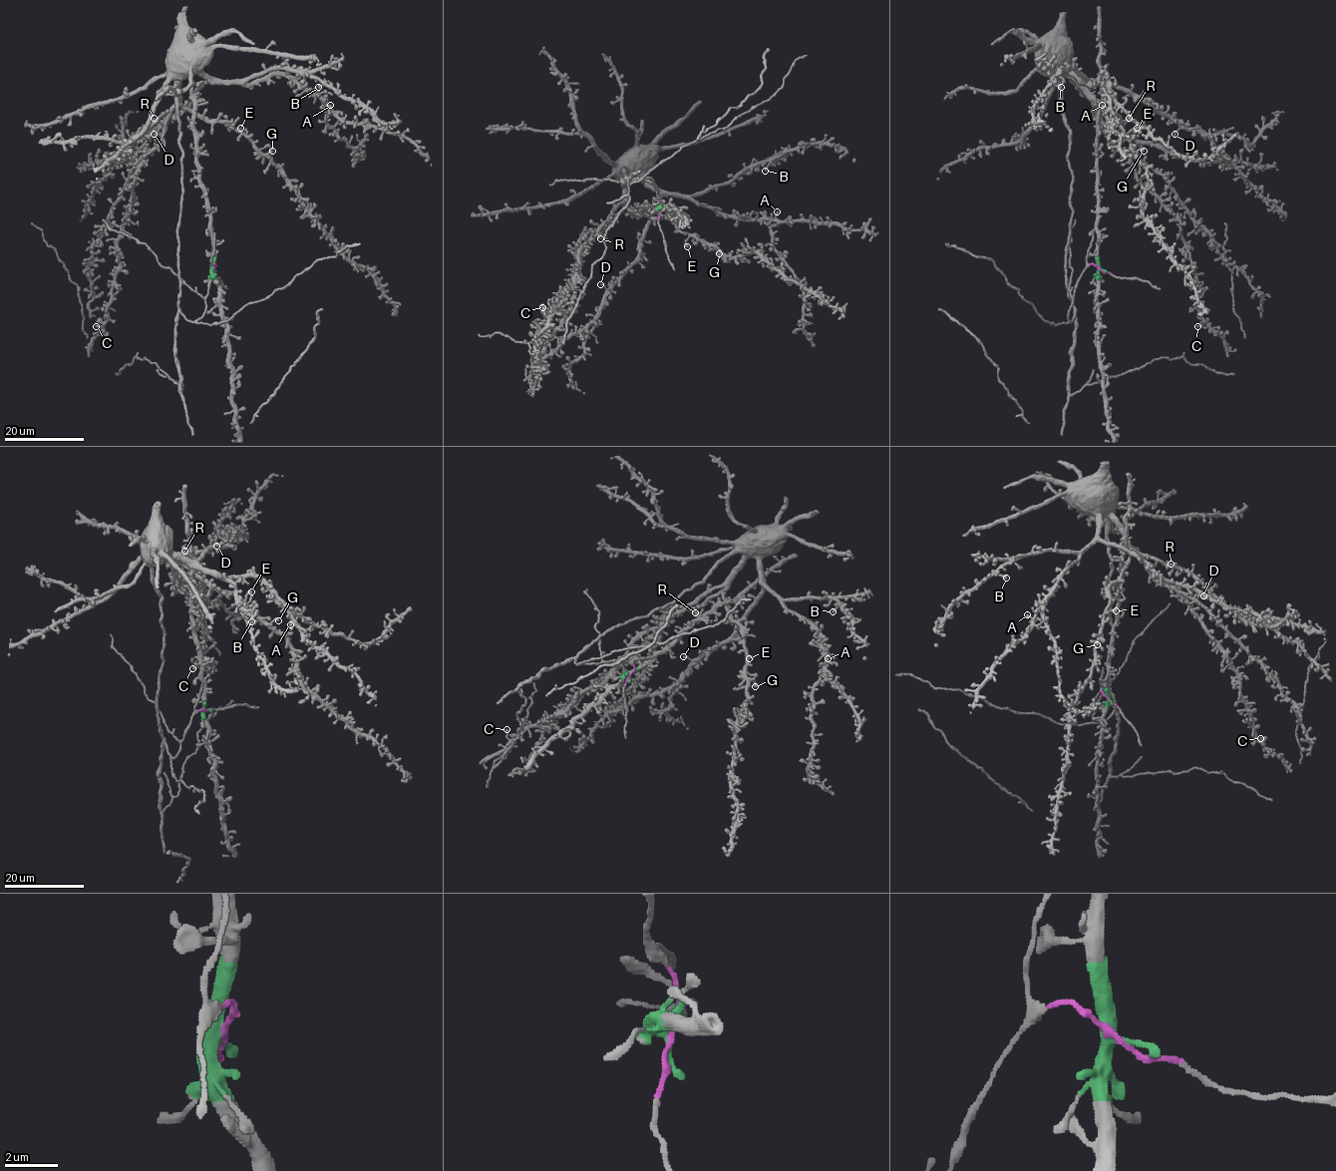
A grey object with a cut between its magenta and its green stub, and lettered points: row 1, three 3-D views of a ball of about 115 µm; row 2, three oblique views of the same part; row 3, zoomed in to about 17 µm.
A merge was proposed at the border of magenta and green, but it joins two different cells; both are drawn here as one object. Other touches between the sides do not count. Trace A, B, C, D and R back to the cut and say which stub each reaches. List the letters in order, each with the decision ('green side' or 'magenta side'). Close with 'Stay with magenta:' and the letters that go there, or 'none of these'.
A: magenta side
B: magenta side
C: magenta side
D: magenta side
R: magenta side
Stay with magenta: A, B, C, D, R

